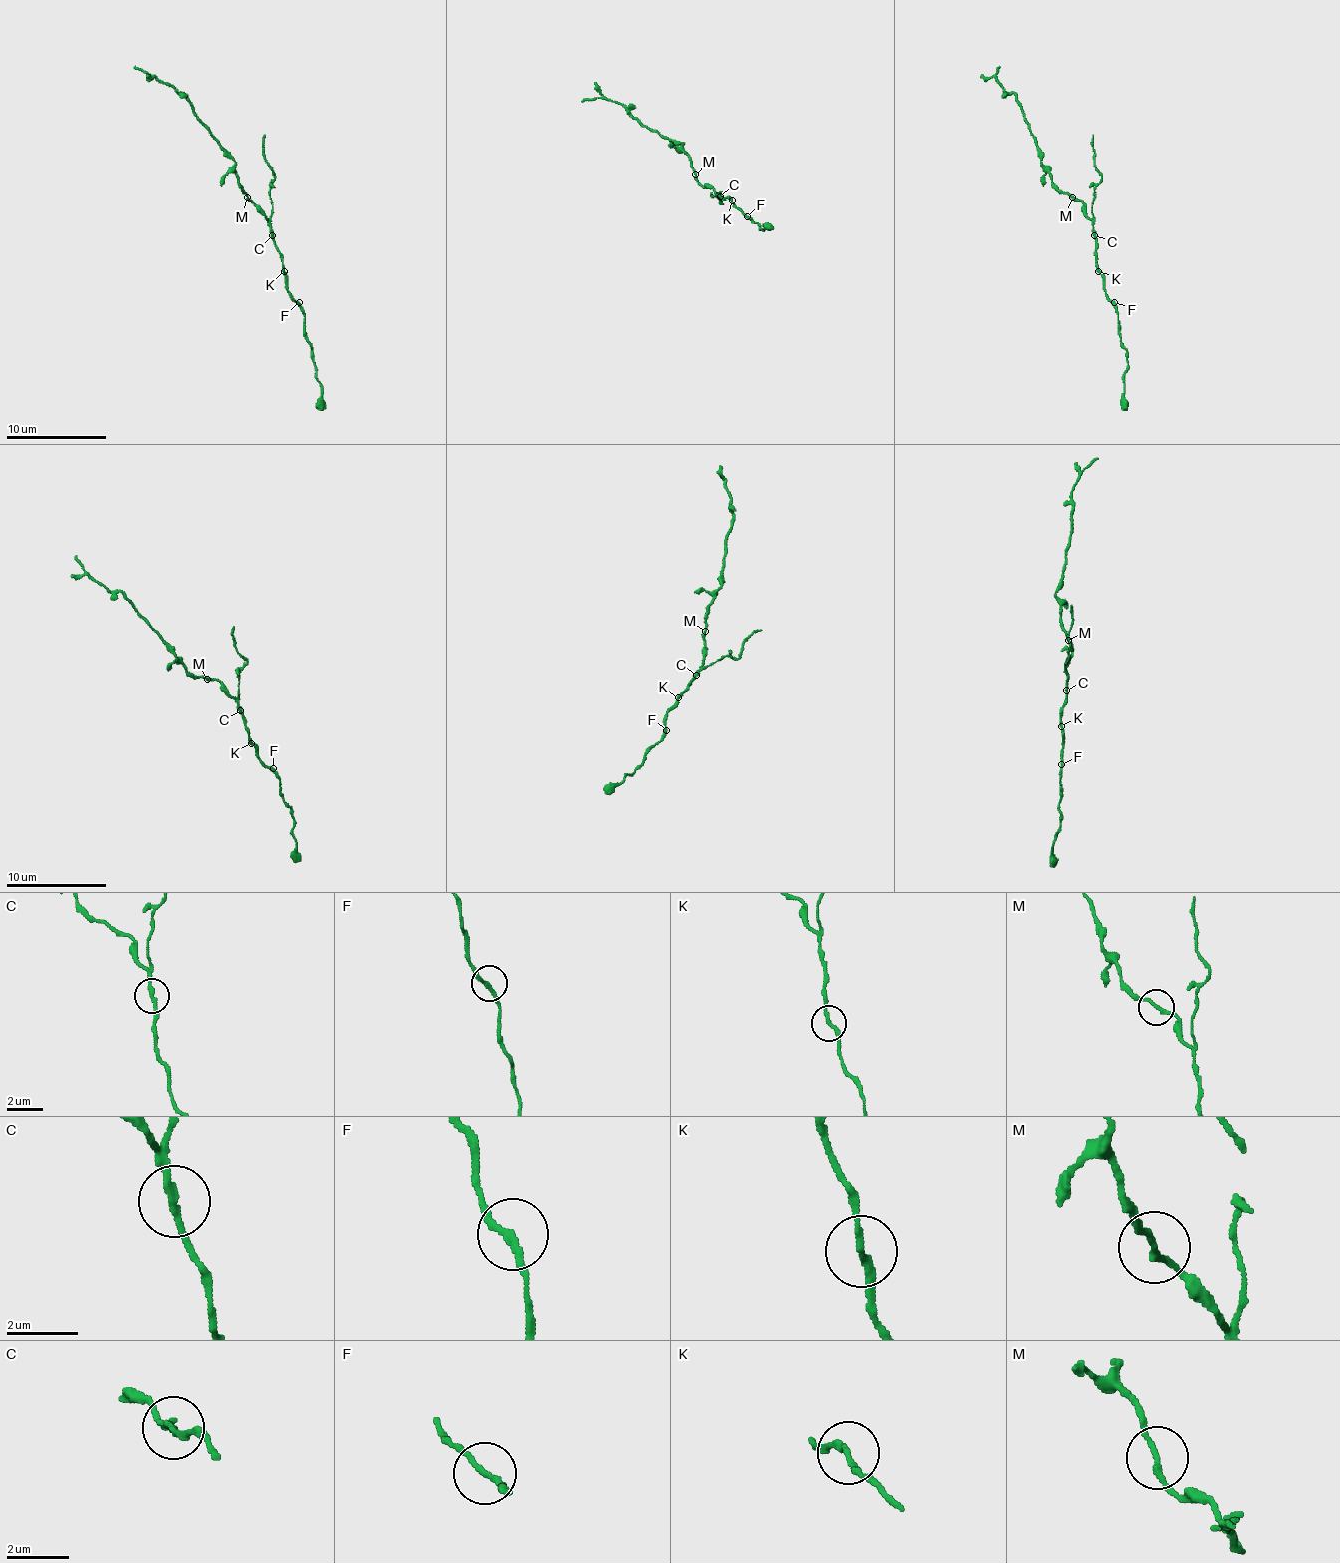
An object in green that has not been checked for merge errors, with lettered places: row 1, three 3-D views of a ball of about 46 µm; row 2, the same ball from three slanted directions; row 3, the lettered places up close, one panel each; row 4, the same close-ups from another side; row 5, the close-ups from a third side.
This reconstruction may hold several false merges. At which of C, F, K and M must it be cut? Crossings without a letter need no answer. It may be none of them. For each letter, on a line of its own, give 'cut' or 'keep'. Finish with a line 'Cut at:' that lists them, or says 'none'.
C: cut
F: keep
K: keep
M: keep
Cut at: C

